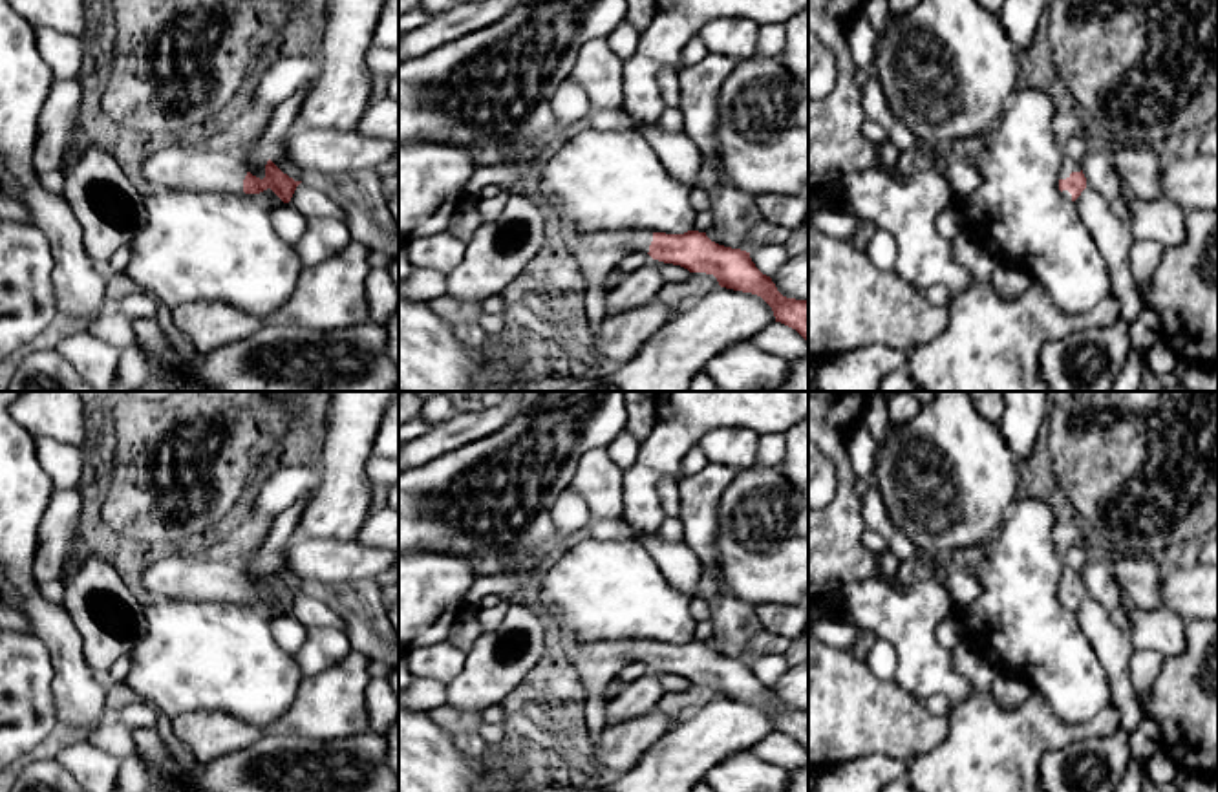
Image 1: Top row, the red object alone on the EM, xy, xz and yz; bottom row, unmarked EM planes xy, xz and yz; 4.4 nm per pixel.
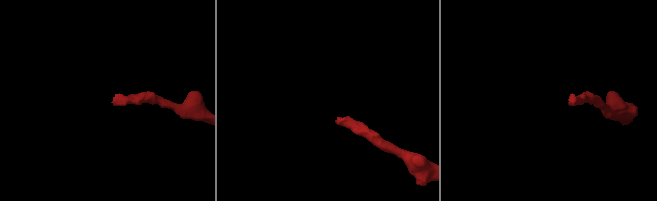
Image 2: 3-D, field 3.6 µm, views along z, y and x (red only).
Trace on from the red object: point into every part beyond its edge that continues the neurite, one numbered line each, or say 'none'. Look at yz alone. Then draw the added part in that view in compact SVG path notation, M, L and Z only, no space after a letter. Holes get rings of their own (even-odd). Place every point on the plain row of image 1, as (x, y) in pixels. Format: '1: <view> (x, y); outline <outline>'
1: yz (1068, 575); outline M1070 565L1063 567L1059 589L1070 587L1072 582L1081 582L1083 574L1074 571Z

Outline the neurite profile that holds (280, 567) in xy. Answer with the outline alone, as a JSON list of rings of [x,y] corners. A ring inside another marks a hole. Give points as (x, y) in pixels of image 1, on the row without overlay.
[[[280,551],[280,552],[276,554],[276,560],[274,560],[274,565],[272,565],[271,571],[272,571],[283,583],[287,583],[289,587],[293,587],[294,591],[300,591],[302,580],[298,580],[298,578],[291,573],[283,551]]]

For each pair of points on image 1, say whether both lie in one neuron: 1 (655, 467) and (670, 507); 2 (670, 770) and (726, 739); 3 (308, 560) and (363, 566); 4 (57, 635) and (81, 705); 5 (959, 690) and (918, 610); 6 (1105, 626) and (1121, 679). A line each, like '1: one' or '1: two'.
1: two
2: one
3: one
4: one
5: one
6: one

